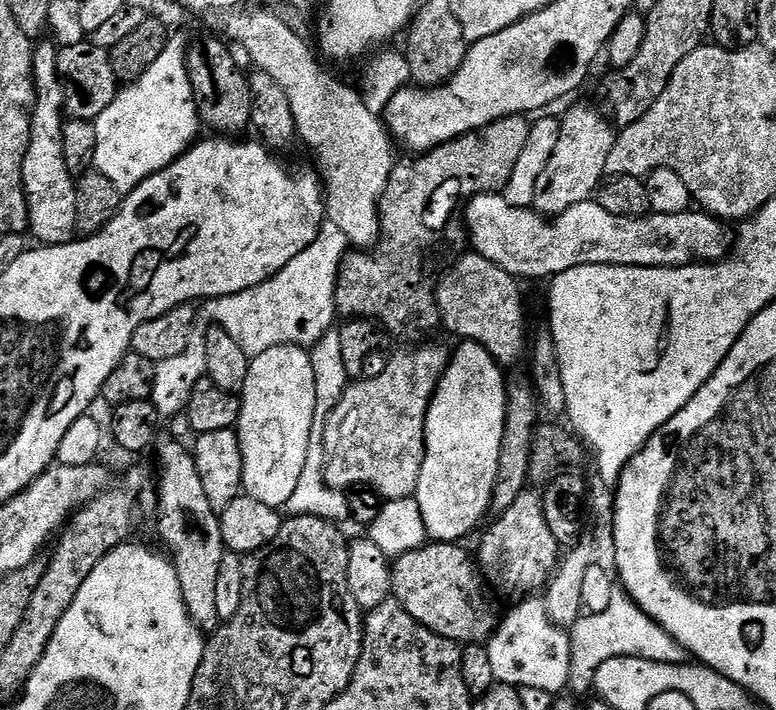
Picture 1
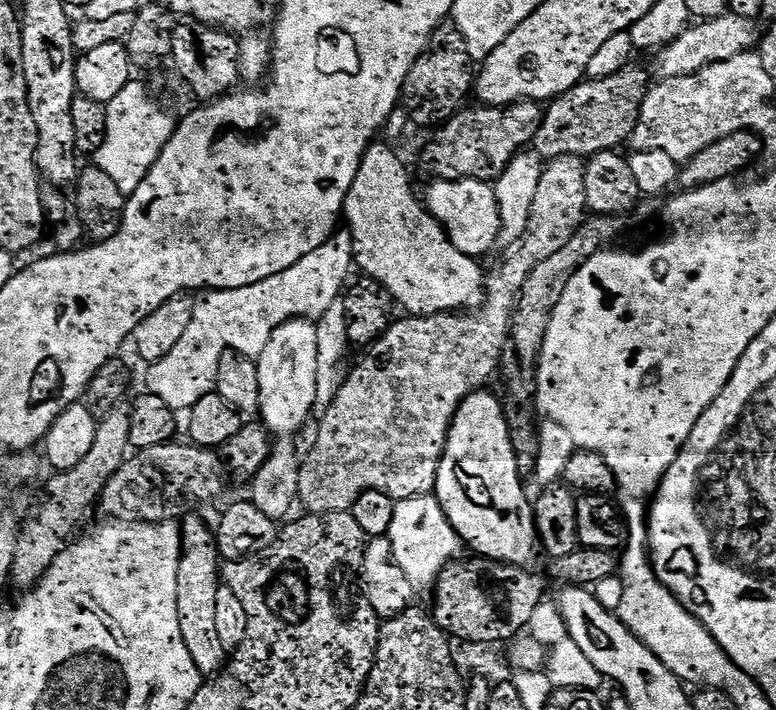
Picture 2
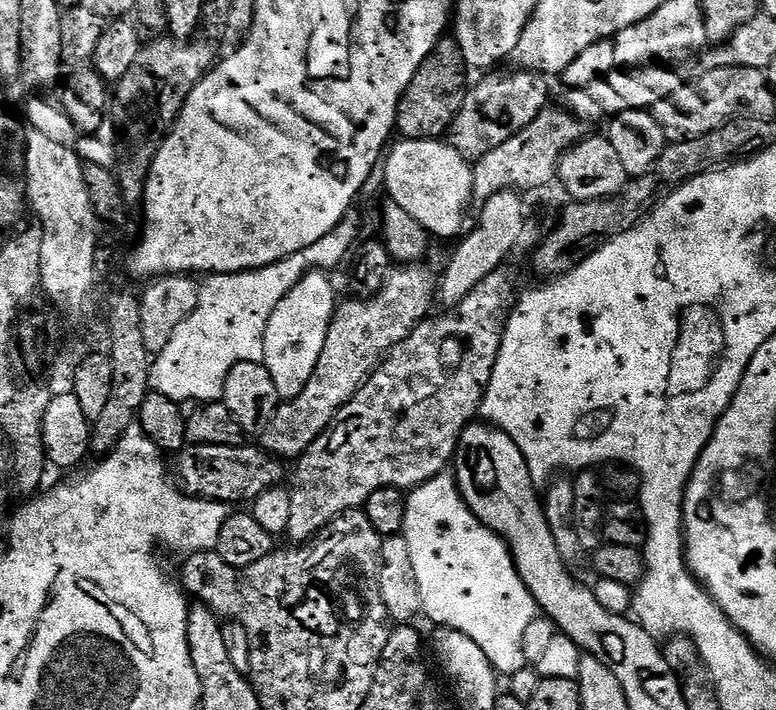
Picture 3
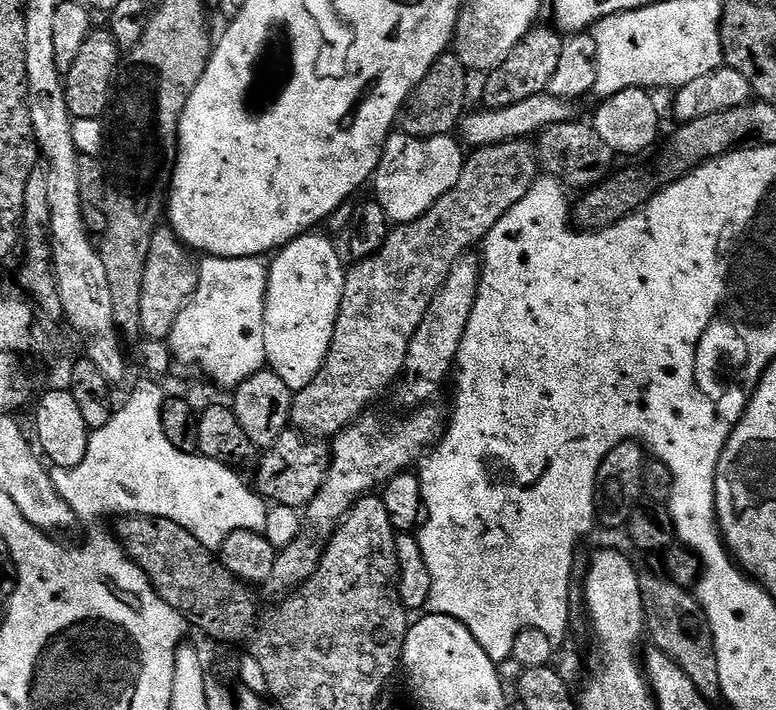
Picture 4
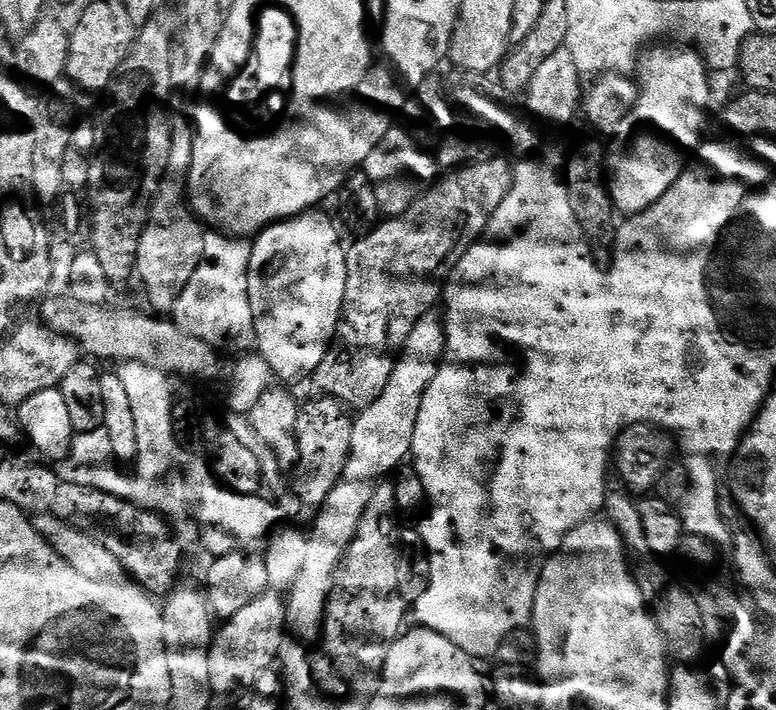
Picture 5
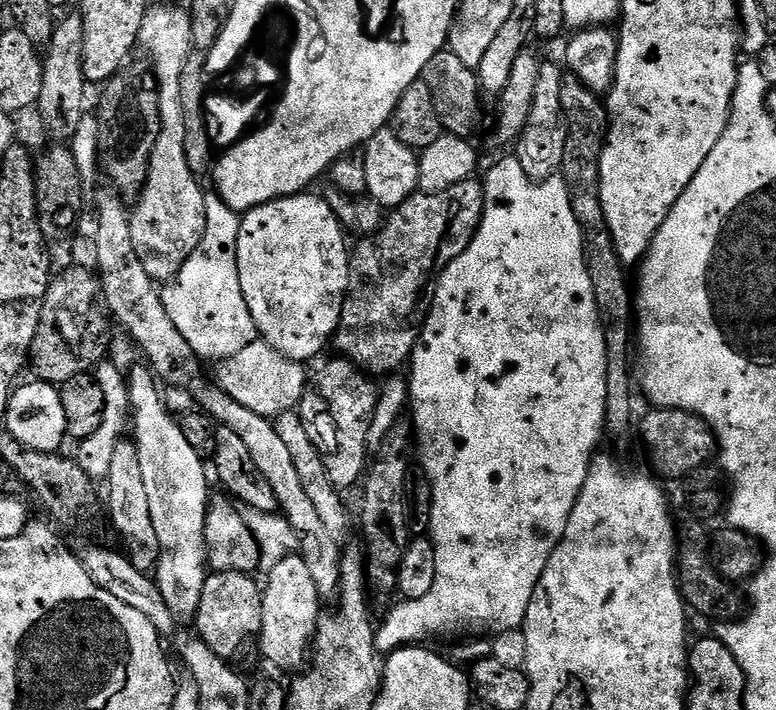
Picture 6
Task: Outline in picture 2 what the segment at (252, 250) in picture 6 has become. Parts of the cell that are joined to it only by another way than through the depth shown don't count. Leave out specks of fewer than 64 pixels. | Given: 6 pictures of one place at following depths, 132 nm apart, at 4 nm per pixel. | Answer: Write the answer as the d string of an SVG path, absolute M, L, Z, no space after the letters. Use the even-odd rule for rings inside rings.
M287 320L266 342L266 350L256 360L258 390L260 391L259 419L273 437L292 436L313 415L317 385L317 335L310 320Z

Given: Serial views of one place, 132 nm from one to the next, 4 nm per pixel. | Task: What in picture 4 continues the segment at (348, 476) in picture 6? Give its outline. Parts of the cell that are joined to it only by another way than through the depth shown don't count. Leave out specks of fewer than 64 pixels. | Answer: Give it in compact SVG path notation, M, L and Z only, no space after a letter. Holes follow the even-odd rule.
M286 430L272 445L263 449L259 457L260 465L256 468L254 490L265 502L303 510L318 494L328 473L329 459L327 443L316 438L305 438L295 430Z

